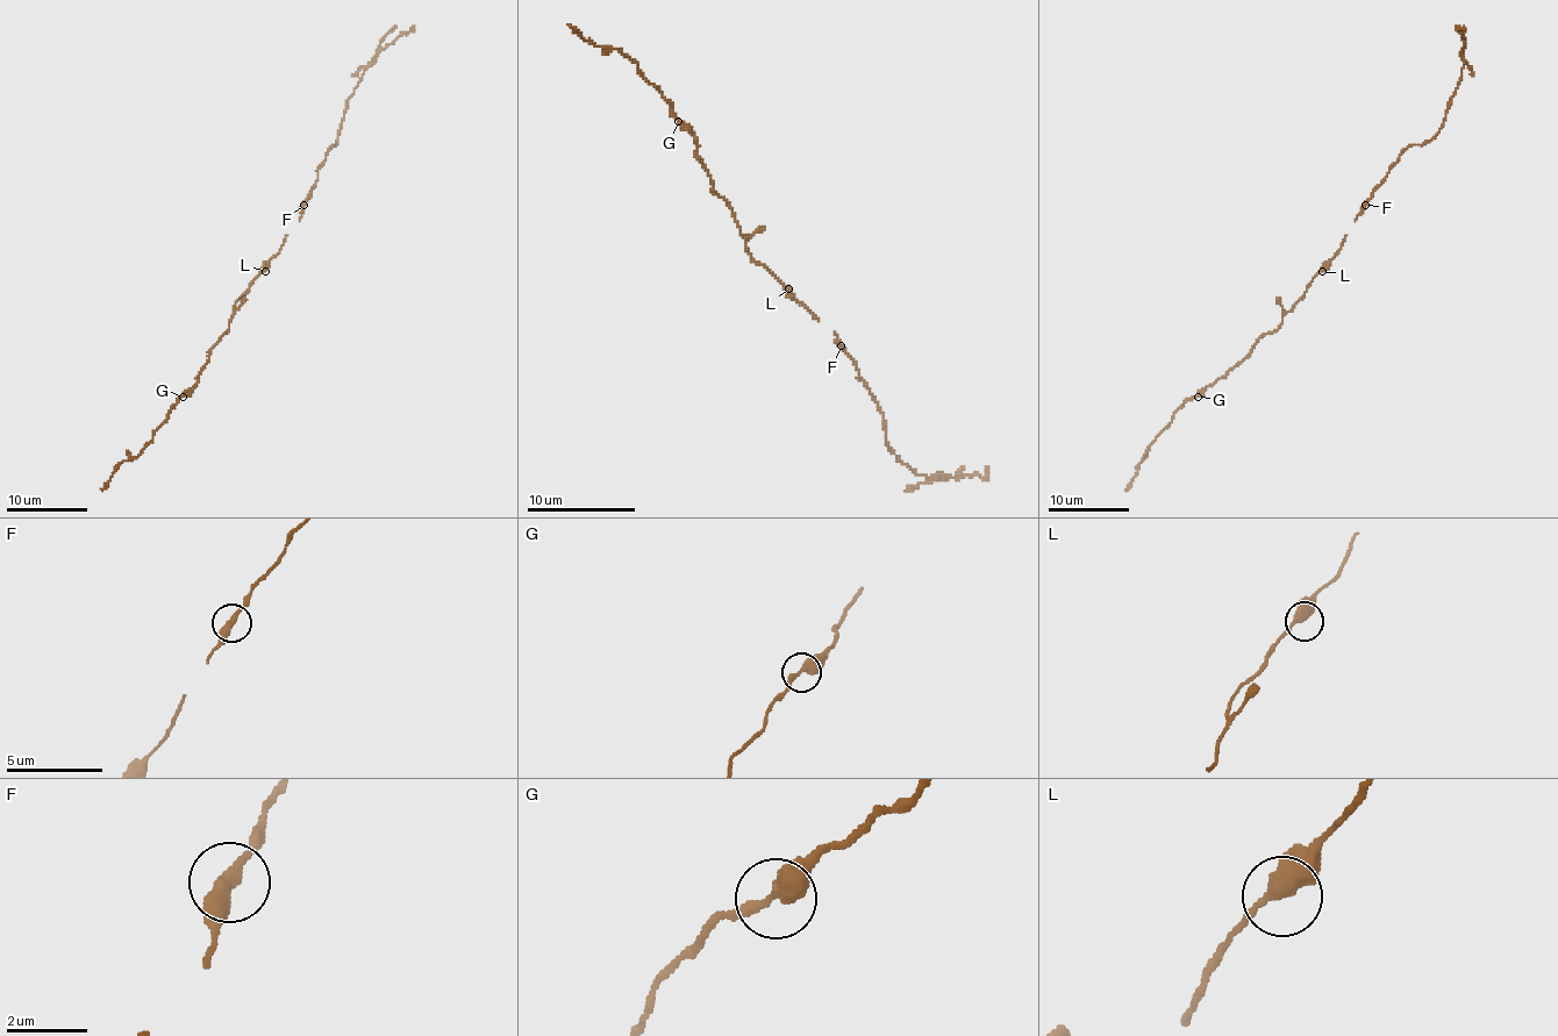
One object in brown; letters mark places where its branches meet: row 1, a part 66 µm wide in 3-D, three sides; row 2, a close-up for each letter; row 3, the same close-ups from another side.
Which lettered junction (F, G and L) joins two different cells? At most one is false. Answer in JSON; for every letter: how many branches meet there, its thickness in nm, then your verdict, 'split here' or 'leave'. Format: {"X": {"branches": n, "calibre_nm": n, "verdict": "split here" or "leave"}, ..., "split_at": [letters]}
{"F": {"branches": 2, "calibre_nm": 360, "verdict": "split here"}, "G": {"branches": 2, "calibre_nm": 360, "verdict": "leave"}, "L": {"branches": 2, "calibre_nm": 420, "verdict": "leave"}, "split_at": ["F"]}

